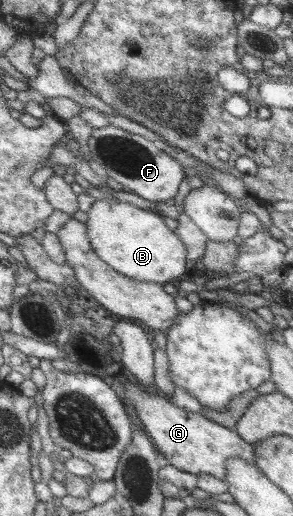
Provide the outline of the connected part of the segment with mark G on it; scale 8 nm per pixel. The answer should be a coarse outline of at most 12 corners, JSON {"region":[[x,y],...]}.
{"region":[[126,383],[126,399],[176,469],[225,481],[255,449],[208,417]]}

